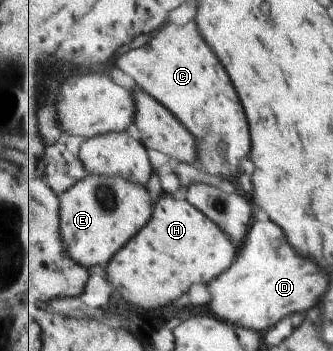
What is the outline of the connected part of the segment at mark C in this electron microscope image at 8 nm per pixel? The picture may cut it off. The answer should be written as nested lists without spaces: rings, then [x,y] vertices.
[[[194,21],[182,25],[168,23],[152,41],[141,48],[131,47],[127,53],[116,57],[115,63],[123,74],[130,75],[138,87],[164,104],[193,133],[199,152],[195,161],[197,168],[232,181],[232,177],[240,171],[242,161],[250,153],[250,125],[228,71],[198,33],[198,25]]]

